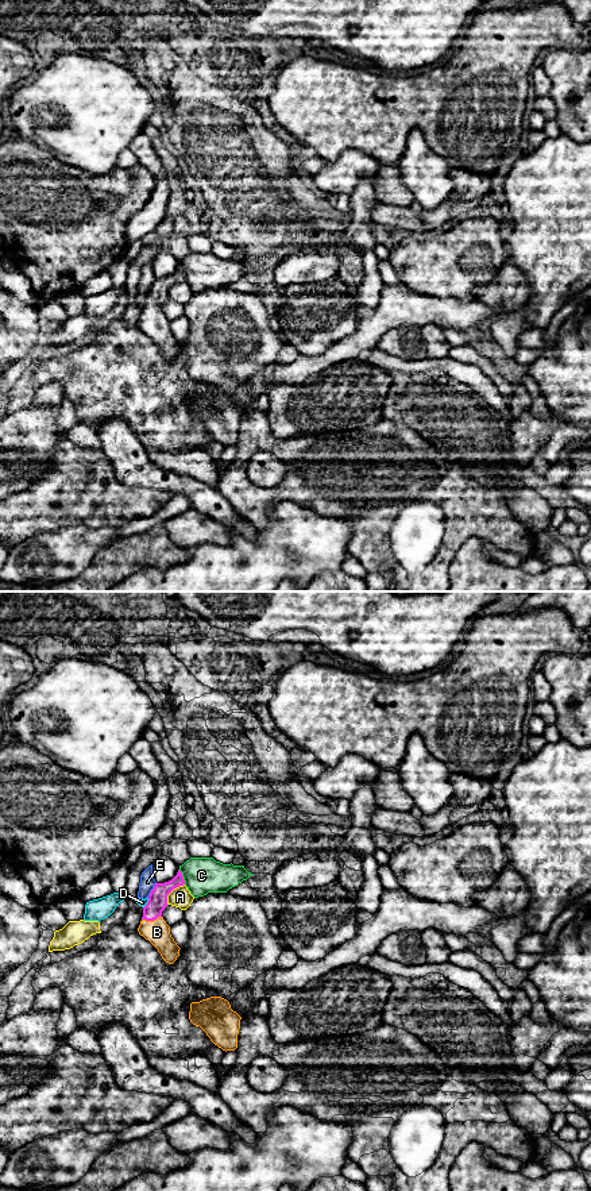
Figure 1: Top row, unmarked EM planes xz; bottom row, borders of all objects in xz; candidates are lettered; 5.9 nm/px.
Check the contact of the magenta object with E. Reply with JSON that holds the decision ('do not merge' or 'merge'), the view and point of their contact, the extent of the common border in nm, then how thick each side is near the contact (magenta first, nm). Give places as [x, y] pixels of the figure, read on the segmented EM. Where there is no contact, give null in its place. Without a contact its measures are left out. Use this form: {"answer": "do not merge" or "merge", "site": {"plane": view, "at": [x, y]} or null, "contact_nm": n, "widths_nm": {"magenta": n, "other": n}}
{"answer": "do not merge", "site": {"plane": "xz", "at": [151, 890]}, "contact_nm": 110, "widths_nm": {"magenta": 110, "other": 90}}

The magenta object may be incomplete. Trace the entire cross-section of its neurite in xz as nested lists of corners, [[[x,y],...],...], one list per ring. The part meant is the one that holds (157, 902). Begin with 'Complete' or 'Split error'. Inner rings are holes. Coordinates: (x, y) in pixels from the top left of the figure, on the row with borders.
Split error. [[[179,870],[171,880],[155,883],[148,895],[148,902],[143,907],[143,917],[138,928],[139,934],[148,940],[169,964],[177,960],[181,948],[171,937],[170,926],[163,920],[162,911],[167,906],[167,895],[184,884],[185,880]]]

